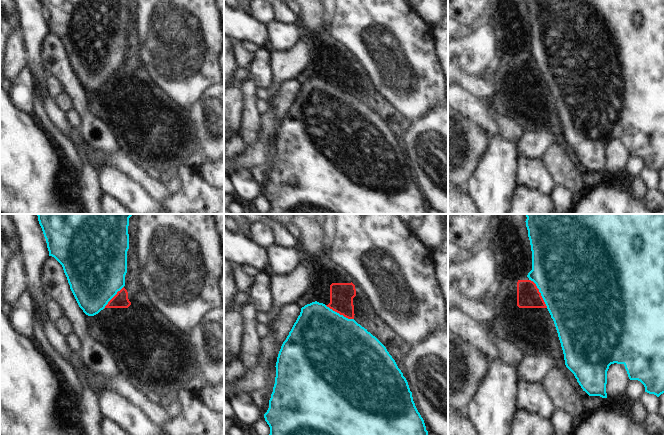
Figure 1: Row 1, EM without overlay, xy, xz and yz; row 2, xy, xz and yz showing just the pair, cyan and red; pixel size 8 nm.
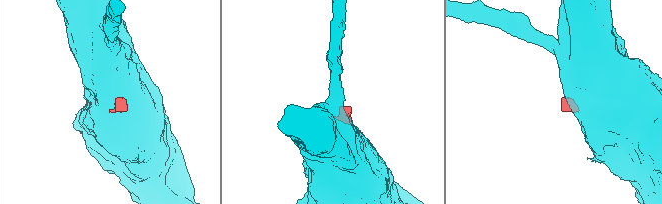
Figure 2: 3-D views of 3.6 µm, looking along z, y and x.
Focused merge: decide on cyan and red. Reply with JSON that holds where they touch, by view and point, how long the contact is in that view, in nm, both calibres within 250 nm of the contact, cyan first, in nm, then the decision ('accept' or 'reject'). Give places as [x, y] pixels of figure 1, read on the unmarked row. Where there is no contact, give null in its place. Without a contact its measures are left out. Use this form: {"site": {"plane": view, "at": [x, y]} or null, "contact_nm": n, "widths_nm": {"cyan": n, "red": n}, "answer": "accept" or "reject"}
{"site": {"plane": "yz", "at": [540, 68]}, "contact_nm": 280, "widths_nm": {"cyan": 500, "red": 190}, "answer": "accept"}

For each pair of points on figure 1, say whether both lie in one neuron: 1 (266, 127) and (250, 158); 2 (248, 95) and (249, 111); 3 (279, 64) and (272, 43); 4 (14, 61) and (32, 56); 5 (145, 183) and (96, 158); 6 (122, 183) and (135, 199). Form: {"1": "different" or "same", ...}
{"1": "same", "2": "same", "3": "different", "4": "different", "5": "same", "6": "same"}

